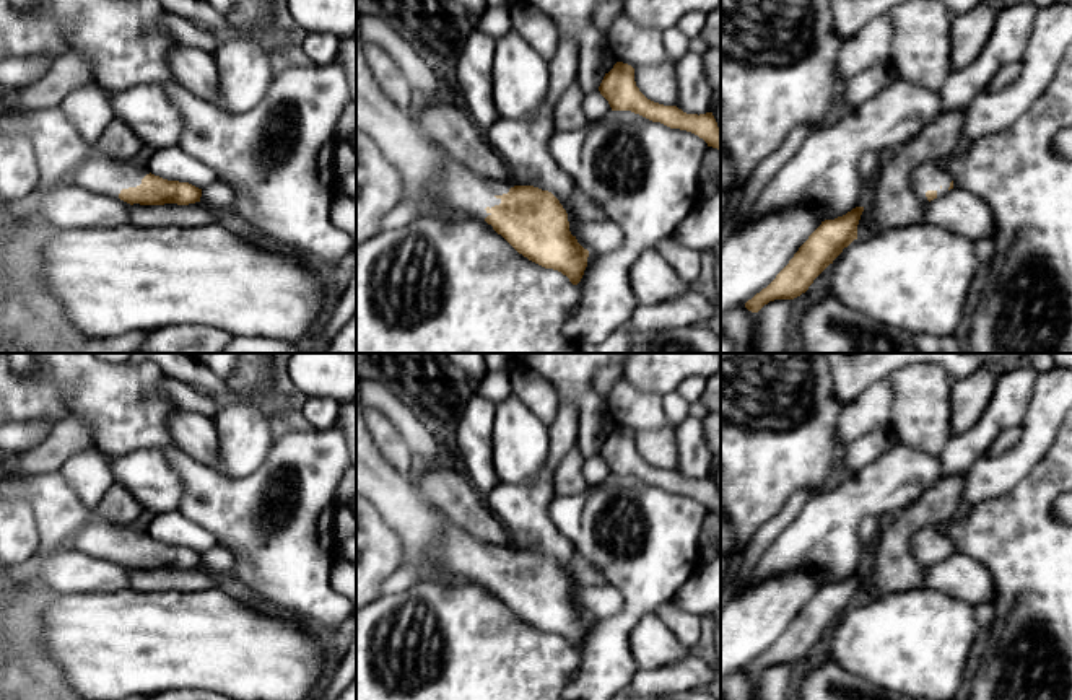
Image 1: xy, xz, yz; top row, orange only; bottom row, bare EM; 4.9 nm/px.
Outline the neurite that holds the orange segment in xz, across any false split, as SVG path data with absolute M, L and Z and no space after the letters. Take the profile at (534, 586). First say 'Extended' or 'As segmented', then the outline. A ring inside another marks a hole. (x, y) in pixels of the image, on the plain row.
Extended. M438 514L444 526L434 555L452 575L486 586L529 625L561 637L573 650L581 646L589 615L571 599L568 578L551 557L483 544Z

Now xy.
Extended. M94 516L67 540L67 547L130 570L189 570L202 562L202 553L189 547L168 545L132 526L106 523Z

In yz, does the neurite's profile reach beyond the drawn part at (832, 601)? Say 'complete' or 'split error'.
complete

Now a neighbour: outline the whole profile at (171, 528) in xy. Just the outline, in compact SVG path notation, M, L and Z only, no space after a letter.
M179 511L161 513L151 518L146 534L168 545L189 547L203 553L216 545L211 532L192 523Z

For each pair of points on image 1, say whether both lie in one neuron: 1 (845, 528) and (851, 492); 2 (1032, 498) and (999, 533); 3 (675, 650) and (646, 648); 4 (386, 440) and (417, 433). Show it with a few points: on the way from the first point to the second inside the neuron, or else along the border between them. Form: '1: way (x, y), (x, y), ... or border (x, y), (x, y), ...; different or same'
1: way (845, 520), (845, 507), (851, 500); same
2: way (1025, 507), (1007, 524); same
3: way (669, 650), (653, 648); same
4: border (376, 409), (394, 425), (407, 445), (415, 469); different

